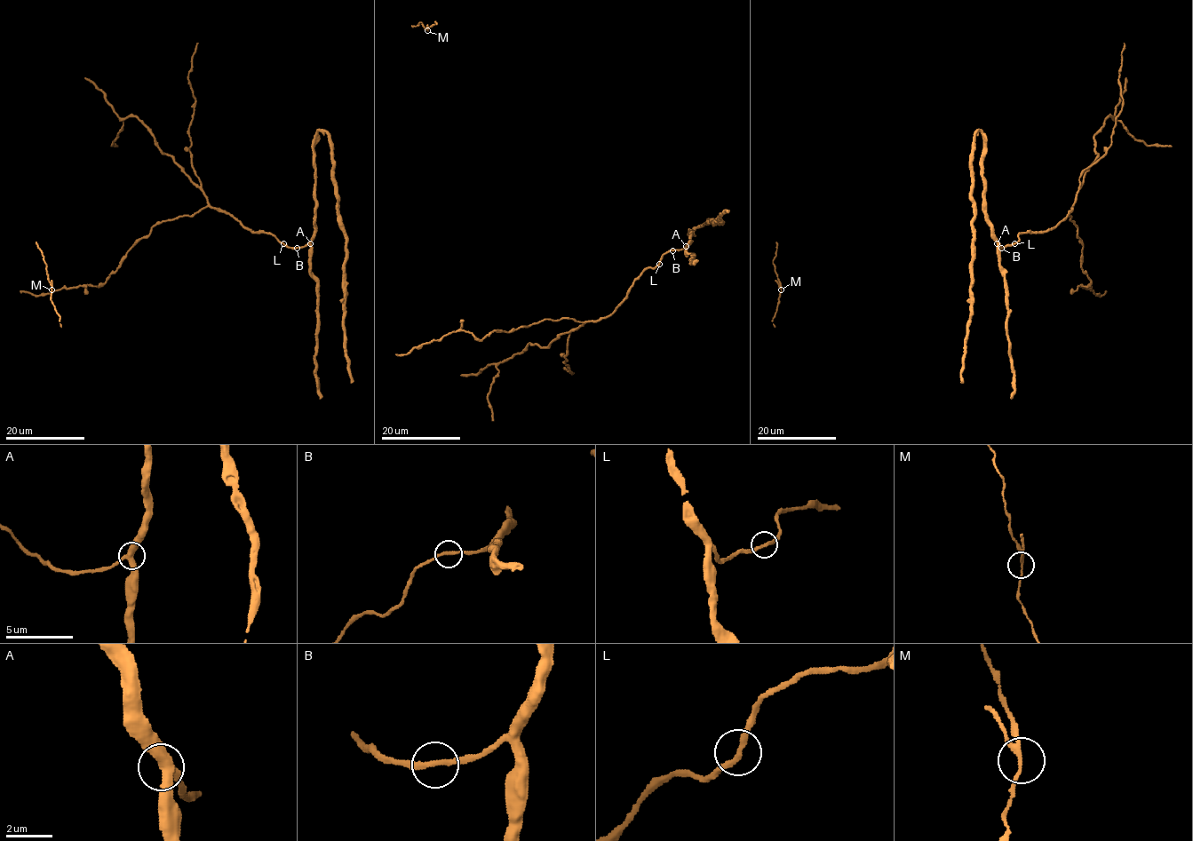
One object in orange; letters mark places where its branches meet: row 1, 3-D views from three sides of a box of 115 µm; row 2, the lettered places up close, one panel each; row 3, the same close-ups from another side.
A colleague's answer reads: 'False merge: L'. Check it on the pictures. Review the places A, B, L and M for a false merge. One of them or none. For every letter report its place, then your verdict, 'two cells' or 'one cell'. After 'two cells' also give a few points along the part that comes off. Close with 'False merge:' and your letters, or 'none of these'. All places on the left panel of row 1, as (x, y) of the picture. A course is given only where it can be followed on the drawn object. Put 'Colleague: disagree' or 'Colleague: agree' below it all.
A: place (310, 243); one cell
B: place (297, 248); one cell
L: place (283, 243); one cell
M: place (51, 289); one cell
False merge: none of these
Colleague: disagree

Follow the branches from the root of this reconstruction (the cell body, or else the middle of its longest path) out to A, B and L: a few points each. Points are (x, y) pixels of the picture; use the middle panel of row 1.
A: (594, 321), (607, 317), (626, 297), (632, 281), (646, 269), (655, 268), (664, 254), (686, 246)
B: (594, 321), (607, 317), (626, 297), (632, 281), (646, 269), (655, 268), (662, 256), (672, 250)
L: (594, 321), (607, 317), (626, 297), (632, 281), (646, 269), (655, 268), (658, 264)

